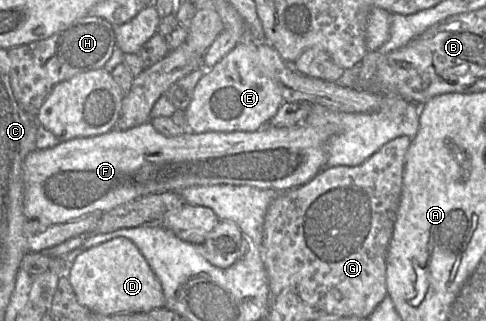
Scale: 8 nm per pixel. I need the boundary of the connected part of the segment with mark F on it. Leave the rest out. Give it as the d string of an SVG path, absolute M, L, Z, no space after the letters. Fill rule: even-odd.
M148 121L139 126L127 129L113 130L101 135L90 137L78 137L67 141L61 141L56 146L48 149L36 149L32 151L25 158L24 161L24 200L23 210L28 220L39 220L43 224L57 224L73 219L80 218L91 213L104 213L119 205L130 202L136 198L164 192L177 192L184 188L198 185L217 185L217 184L231 184L231 185L248 185L261 189L270 189L275 191L285 191L309 182L316 176L326 164L327 157L327 142L329 138L336 131L334 124L327 124L324 126L313 127L304 123L300 123L293 127L274 127L270 123L264 125L256 131L231 131L231 132L217 132L208 131L204 133L194 133L185 130L182 134L175 137L166 137L159 133L152 124Z

